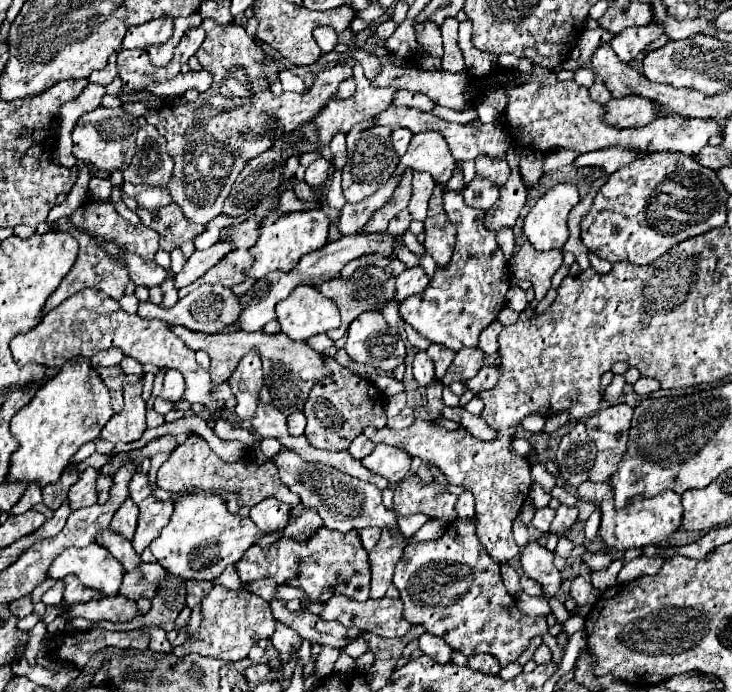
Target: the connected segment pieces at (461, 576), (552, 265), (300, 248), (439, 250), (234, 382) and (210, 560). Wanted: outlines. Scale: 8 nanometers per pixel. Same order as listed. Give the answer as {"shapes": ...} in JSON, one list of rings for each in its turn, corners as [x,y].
{"shapes":[[[[457,517],[435,541],[407,543],[407,547],[403,549],[403,557],[397,563],[393,585],[399,589],[401,601],[405,605],[403,617],[411,625],[423,625],[429,633],[443,637],[453,649],[461,651],[463,655],[491,653],[499,659],[515,659],[529,645],[531,637],[547,633],[545,615],[525,615],[517,607],[517,601],[505,591],[499,577],[499,565],[495,565],[491,557],[487,557],[487,551],[481,547],[475,535],[475,523],[471,519]]],[[[529,241],[521,245],[517,255],[509,261],[509,275],[513,281],[527,279],[533,283],[535,299],[543,301],[549,287],[553,273],[561,267],[563,253],[557,249],[551,251],[537,251]]],[[[321,209],[297,211],[281,215],[277,219],[267,219],[259,227],[257,243],[251,247],[253,265],[243,271],[245,277],[259,279],[271,271],[291,271],[299,263],[299,257],[315,249],[321,249],[327,243],[327,231],[329,231],[329,217]]],[[[435,189],[429,199],[429,213],[425,219],[425,251],[437,261],[437,265],[447,265],[455,245],[455,227],[449,223],[447,215],[441,213],[441,189]]],[[[247,353],[231,375],[231,389],[237,397],[237,417],[241,421],[251,421],[259,403],[259,391],[263,387],[263,371],[259,353]]],[[[199,493],[199,495],[185,495],[175,501],[175,511],[167,527],[161,529],[159,537],[151,541],[151,553],[155,555],[157,563],[181,577],[181,579],[205,579],[213,581],[223,573],[227,565],[233,565],[243,557],[243,553],[261,537],[253,527],[249,517],[231,515],[225,507],[225,501],[213,493]]]]}

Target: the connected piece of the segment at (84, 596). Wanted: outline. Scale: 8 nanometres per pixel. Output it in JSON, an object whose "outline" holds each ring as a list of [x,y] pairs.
{"outline":[[[75,575],[63,577],[63,583],[65,583],[63,601],[67,601],[67,603],[87,603],[87,601],[101,598],[101,593],[95,593],[93,589],[79,585],[79,579]]]}

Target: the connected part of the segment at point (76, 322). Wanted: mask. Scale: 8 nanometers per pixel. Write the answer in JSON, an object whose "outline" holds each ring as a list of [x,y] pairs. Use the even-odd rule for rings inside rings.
{"outline":[[[89,287],[81,293],[71,295],[53,311],[49,311],[35,329],[11,341],[11,353],[17,365],[45,363],[51,367],[61,367],[63,361],[67,361],[67,357],[73,357],[75,353],[83,353],[89,357],[109,347],[123,349],[125,355],[135,357],[143,365],[163,365],[169,369],[177,369],[187,383],[183,399],[187,399],[189,403],[203,403],[215,413],[221,411],[219,401],[209,397],[213,385],[209,371],[197,365],[195,353],[183,341],[179,341],[179,337],[169,329],[169,325],[159,319],[143,319],[139,315],[129,315],[121,309],[119,301],[107,297],[99,289]]]}

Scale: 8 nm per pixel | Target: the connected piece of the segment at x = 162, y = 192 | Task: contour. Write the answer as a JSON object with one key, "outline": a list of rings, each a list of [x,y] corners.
{"outline":[[[123,183],[121,191],[127,193],[127,197],[135,199],[139,203],[141,209],[157,209],[163,205],[171,203],[171,197],[167,193],[167,189],[159,189],[159,187],[149,187],[149,185],[133,185],[133,183]]]}

